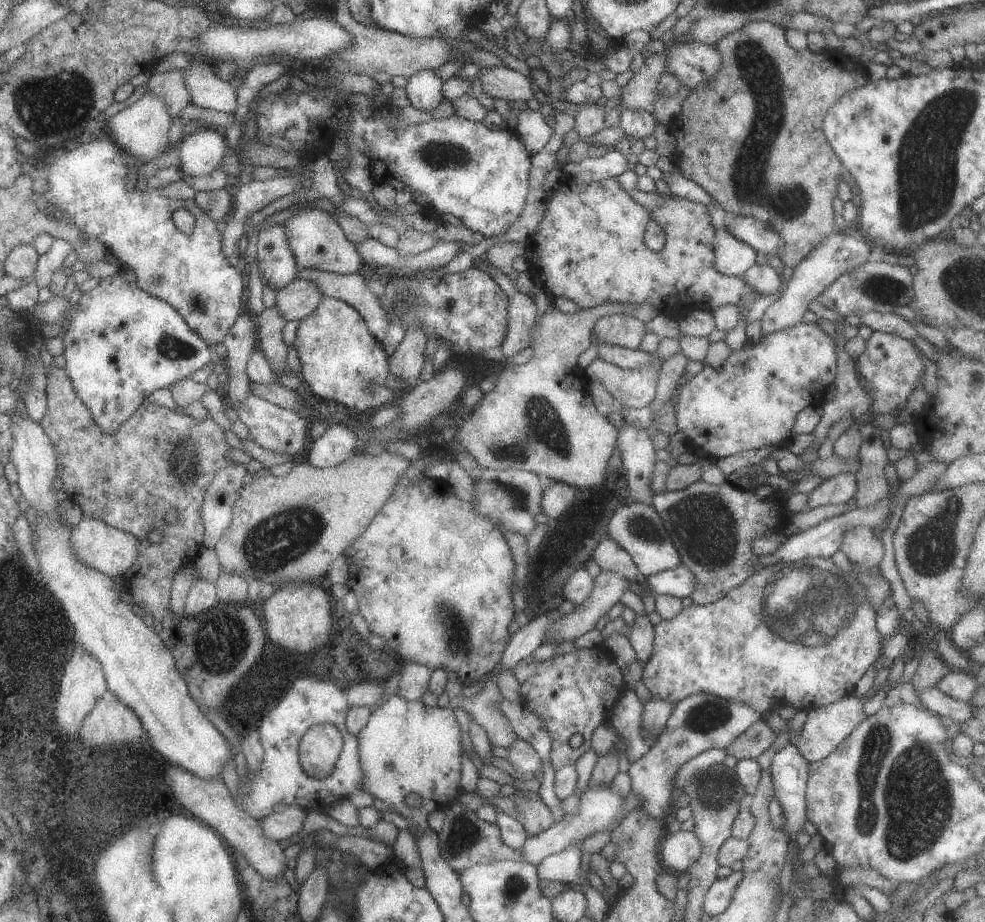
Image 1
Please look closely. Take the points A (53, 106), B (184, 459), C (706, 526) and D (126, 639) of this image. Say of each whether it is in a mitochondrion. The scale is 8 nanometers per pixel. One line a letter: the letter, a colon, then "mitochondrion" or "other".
A: mitochondrion
B: mitochondrion
C: mitochondrion
D: other

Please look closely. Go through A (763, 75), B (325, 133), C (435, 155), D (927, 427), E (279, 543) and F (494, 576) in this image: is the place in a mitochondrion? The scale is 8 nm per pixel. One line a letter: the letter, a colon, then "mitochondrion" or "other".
A: mitochondrion
B: other
C: mitochondrion
D: other
E: mitochondrion
F: other

